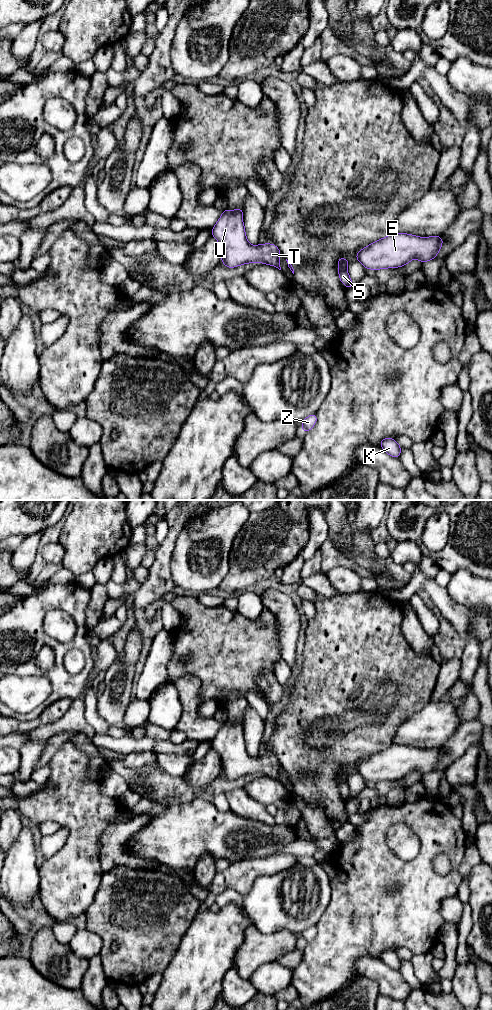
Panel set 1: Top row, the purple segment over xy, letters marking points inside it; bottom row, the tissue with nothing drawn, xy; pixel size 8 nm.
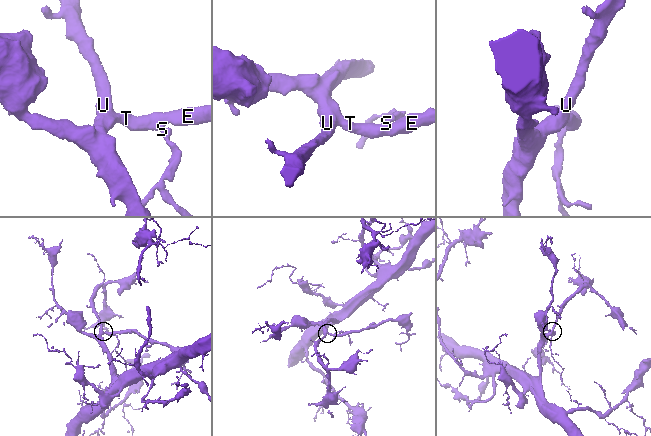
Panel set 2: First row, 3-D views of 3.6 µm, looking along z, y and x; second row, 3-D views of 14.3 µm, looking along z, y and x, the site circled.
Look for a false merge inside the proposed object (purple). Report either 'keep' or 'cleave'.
keep

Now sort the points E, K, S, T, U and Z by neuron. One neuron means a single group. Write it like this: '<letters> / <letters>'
E K S T U Z

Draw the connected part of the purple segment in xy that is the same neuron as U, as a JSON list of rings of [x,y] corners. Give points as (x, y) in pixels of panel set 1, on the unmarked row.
[[[243,721],[223,722],[211,744],[220,756],[221,774],[226,779],[235,780],[239,777],[258,774],[281,782],[281,764],[275,756],[253,758],[248,754],[243,736]]]

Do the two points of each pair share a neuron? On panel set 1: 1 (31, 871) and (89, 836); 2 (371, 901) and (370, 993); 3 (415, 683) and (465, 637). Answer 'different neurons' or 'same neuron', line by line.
1: different neurons
2: different neurons
3: different neurons

